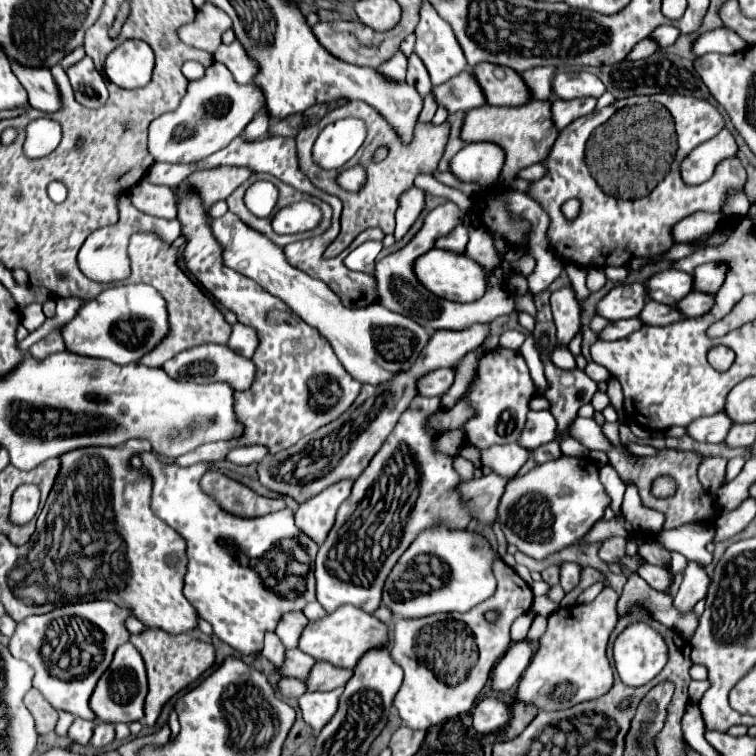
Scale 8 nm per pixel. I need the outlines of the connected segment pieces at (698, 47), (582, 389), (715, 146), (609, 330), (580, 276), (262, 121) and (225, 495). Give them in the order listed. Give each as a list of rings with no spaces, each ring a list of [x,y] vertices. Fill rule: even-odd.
[[[720,26],[714,30],[704,32],[702,36],[696,38],[696,42],[692,44],[692,52],[696,56],[704,56],[710,52],[720,52],[720,54],[736,54],[740,50],[744,50],[748,46],[748,42],[744,38],[738,36],[738,32]]]
[[[540,334],[540,338],[536,338],[536,348],[540,350],[548,380],[548,390],[544,396],[552,404],[550,412],[558,422],[558,438],[562,438],[568,436],[572,422],[578,418],[578,408],[592,400],[598,386],[582,370],[560,370],[552,364],[548,334]]]
[[[724,128],[718,136],[704,142],[696,150],[688,154],[688,158],[682,162],[682,176],[688,184],[702,184],[708,178],[712,178],[716,166],[724,158],[736,156],[738,146],[734,142],[734,136]]]
[[[628,318],[628,320],[620,320],[620,322],[612,322],[610,326],[606,326],[598,336],[602,340],[620,340],[630,336],[632,332],[642,328],[642,320],[640,318]]]
[[[569,264],[565,269],[576,293],[576,298],[581,301],[585,300],[590,294],[586,286],[587,269],[576,266],[576,264]]]
[[[266,110],[264,112],[258,112],[256,118],[244,128],[242,138],[246,138],[246,140],[258,140],[258,138],[262,138],[268,132],[268,126],[270,126],[268,112]]]
[[[210,470],[202,476],[200,488],[208,496],[212,496],[224,512],[228,512],[232,516],[240,516],[240,518],[266,516],[266,514],[278,512],[286,506],[284,500],[258,496],[254,490],[246,488],[244,484],[240,484],[216,470]]]

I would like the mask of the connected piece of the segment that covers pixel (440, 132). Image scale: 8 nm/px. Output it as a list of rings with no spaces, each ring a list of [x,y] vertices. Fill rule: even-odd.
[[[356,100],[348,102],[346,106],[340,106],[338,110],[332,110],[324,120],[320,120],[317,124],[300,130],[295,138],[296,144],[298,144],[300,168],[310,176],[310,180],[318,188],[338,196],[344,204],[342,230],[340,230],[338,238],[326,248],[323,257],[329,259],[338,256],[366,228],[380,228],[380,230],[384,230],[384,234],[394,234],[394,214],[400,206],[400,196],[414,186],[414,180],[416,180],[418,174],[434,174],[438,170],[438,162],[442,160],[444,148],[448,144],[448,136],[450,136],[450,124],[448,122],[434,124],[434,122],[416,120],[412,142],[400,142],[400,136],[396,134],[396,130],[392,130],[392,124],[388,120],[384,120],[384,116],[378,110],[372,110],[372,106],[368,106],[366,102],[356,102]],[[340,118],[360,118],[360,120],[366,122],[366,128],[368,128],[368,136],[366,136],[362,148],[358,150],[358,154],[352,160],[348,160],[348,164],[344,168],[340,168],[340,170],[346,170],[346,168],[352,168],[352,166],[358,166],[358,164],[368,168],[366,184],[358,192],[348,192],[348,190],[340,188],[336,184],[338,170],[324,170],[320,166],[316,166],[314,160],[312,160],[312,146],[314,146],[320,130],[326,124],[330,124],[334,120],[340,120]],[[382,144],[386,144],[390,148],[390,154],[384,162],[376,164],[376,162],[372,162],[372,152]]]

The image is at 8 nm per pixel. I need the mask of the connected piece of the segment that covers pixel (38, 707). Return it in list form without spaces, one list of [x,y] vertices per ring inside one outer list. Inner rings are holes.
[[[32,688],[32,690],[26,694],[24,702],[26,702],[28,710],[32,712],[32,716],[34,716],[34,720],[36,720],[36,732],[38,732],[38,734],[48,734],[48,732],[52,732],[54,726],[56,726],[56,722],[58,722],[58,710],[54,710],[36,688]]]

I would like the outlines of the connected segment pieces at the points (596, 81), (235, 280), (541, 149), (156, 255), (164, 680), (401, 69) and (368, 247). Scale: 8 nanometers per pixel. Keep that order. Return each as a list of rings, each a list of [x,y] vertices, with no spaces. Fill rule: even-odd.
[[[558,72],[552,82],[552,88],[554,94],[564,100],[584,96],[600,98],[606,92],[604,82],[600,82],[600,78],[592,72]]]
[[[188,194],[178,200],[178,220],[182,222],[182,234],[186,236],[186,266],[192,274],[224,304],[228,310],[236,312],[238,320],[256,328],[260,336],[260,346],[252,356],[256,364],[256,382],[250,390],[236,392],[236,414],[246,428],[244,438],[232,442],[210,442],[204,444],[180,458],[174,460],[176,466],[192,466],[200,460],[222,462],[230,448],[248,446],[248,444],[264,444],[270,452],[280,452],[284,448],[294,446],[302,436],[316,432],[320,426],[334,422],[352,406],[356,396],[360,394],[362,384],[356,382],[342,362],[336,358],[328,340],[312,330],[306,322],[300,322],[280,298],[268,294],[262,286],[256,286],[250,278],[238,274],[232,268],[222,264],[222,250],[216,238],[212,238],[210,228],[204,220],[204,208],[198,196]],[[332,386],[340,388],[340,394],[322,394]]]
[[[530,100],[524,106],[480,106],[474,110],[466,112],[464,128],[462,128],[462,138],[466,142],[496,142],[506,150],[506,164],[502,170],[500,180],[502,182],[512,182],[518,170],[542,162],[552,148],[552,140],[556,140],[558,130],[552,122],[552,102],[536,102]]]
[[[138,232],[130,238],[128,256],[130,256],[132,274],[124,282],[114,282],[112,286],[118,286],[118,284],[150,284],[160,292],[160,296],[166,300],[166,308],[168,308],[170,330],[168,330],[166,338],[162,338],[162,342],[154,350],[150,350],[146,356],[142,356],[140,362],[144,366],[158,366],[160,368],[174,354],[178,354],[186,348],[204,344],[204,342],[216,342],[216,344],[228,342],[228,334],[232,334],[232,324],[226,322],[224,314],[216,308],[216,304],[178,266],[178,248],[176,246],[164,242],[162,238],[158,238],[158,234]]]
[[[144,630],[140,634],[132,634],[130,642],[136,646],[136,650],[142,654],[144,662],[146,662],[146,672],[148,672],[148,686],[150,692],[146,696],[146,724],[154,726],[164,704],[176,696],[180,690],[184,690],[186,686],[190,686],[196,678],[200,678],[208,668],[214,666],[216,656],[214,656],[214,646],[204,644],[202,640],[198,640],[194,634],[178,634],[172,636],[164,630]]]
[[[396,52],[388,62],[384,62],[378,70],[390,78],[390,80],[404,80],[406,78],[406,68],[408,68],[408,56]]]
[[[364,242],[346,256],[344,264],[350,270],[372,274],[374,272],[374,260],[376,260],[380,250],[382,250],[382,242]]]

